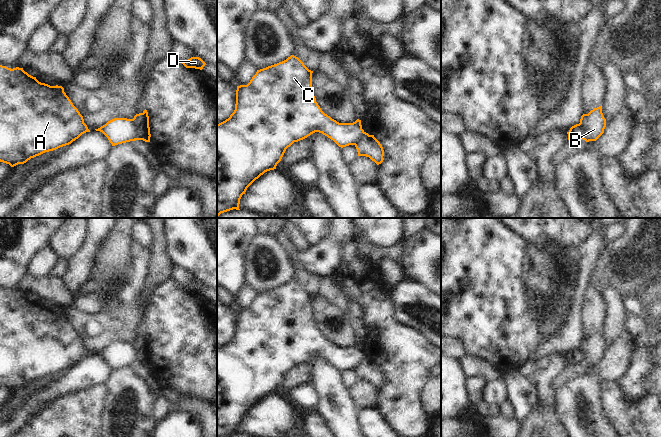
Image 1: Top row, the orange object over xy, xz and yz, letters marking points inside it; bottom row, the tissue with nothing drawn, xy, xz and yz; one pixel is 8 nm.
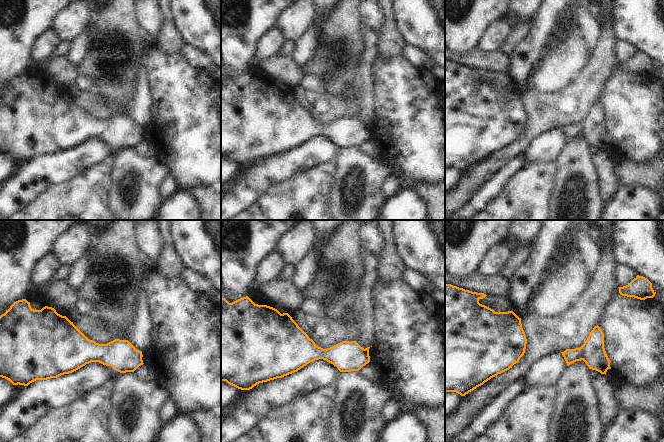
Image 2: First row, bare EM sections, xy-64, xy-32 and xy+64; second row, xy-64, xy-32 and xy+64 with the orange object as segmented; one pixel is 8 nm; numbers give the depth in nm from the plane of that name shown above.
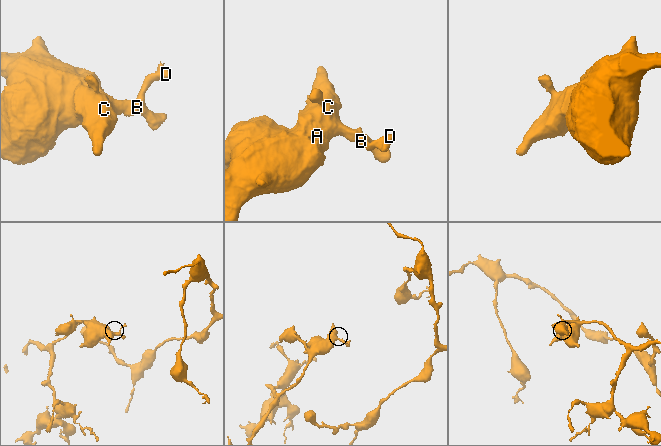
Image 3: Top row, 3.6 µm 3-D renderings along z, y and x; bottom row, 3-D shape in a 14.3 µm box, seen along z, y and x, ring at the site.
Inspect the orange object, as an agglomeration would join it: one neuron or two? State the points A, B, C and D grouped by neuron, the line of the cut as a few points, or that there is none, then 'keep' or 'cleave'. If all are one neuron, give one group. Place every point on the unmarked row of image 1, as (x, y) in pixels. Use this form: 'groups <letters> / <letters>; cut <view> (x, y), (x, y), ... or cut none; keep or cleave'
groups A C / B D; cut xy (131, 343), (135, 352), (136, 363); cleave

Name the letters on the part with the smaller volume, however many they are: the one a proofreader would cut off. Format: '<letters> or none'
B, D

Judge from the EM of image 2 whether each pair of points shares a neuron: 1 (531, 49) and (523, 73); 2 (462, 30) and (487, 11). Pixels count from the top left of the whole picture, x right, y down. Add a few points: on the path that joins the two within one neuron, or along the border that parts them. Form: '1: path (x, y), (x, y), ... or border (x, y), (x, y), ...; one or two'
1: path (528, 55), (528, 59), (523, 64), (523, 67); one
2: path (468, 24), (481, 11); one

